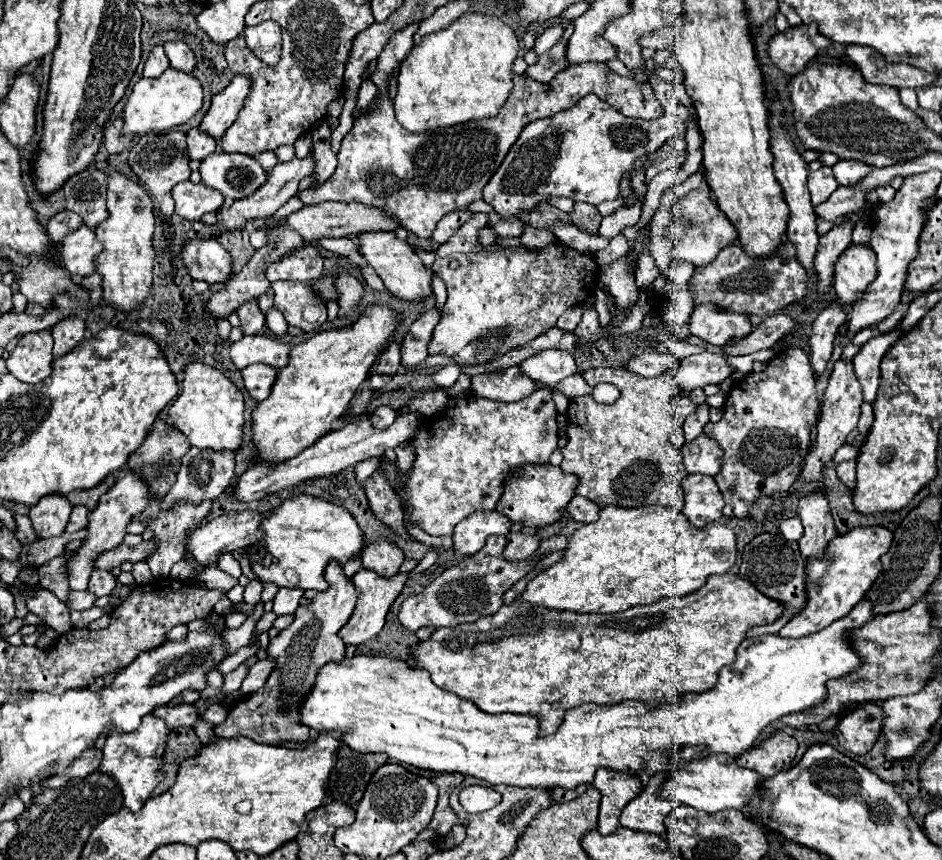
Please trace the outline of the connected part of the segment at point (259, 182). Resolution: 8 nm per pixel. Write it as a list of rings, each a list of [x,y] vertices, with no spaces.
[[[214,153],[202,161],[200,173],[204,185],[232,201],[250,197],[268,181],[262,165],[254,157],[240,153]]]

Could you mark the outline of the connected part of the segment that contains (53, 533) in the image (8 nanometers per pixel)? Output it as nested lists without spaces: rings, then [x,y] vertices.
[[[44,495],[36,505],[30,507],[30,521],[34,525],[34,531],[40,539],[58,537],[64,533],[64,527],[68,523],[72,505],[62,495]]]

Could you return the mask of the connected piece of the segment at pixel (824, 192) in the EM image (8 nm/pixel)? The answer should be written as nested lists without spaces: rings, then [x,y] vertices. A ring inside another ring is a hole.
[[[824,165],[818,171],[810,173],[810,177],[808,177],[808,189],[810,189],[810,195],[812,195],[812,205],[814,207],[820,205],[820,203],[824,203],[838,189],[838,181],[834,179],[832,169]]]

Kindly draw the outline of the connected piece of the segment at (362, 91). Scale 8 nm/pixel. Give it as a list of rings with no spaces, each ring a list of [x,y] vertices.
[[[370,79],[363,80],[358,90],[358,101],[355,108],[354,117],[358,117],[362,109],[367,107],[374,99],[377,93],[377,87]]]

